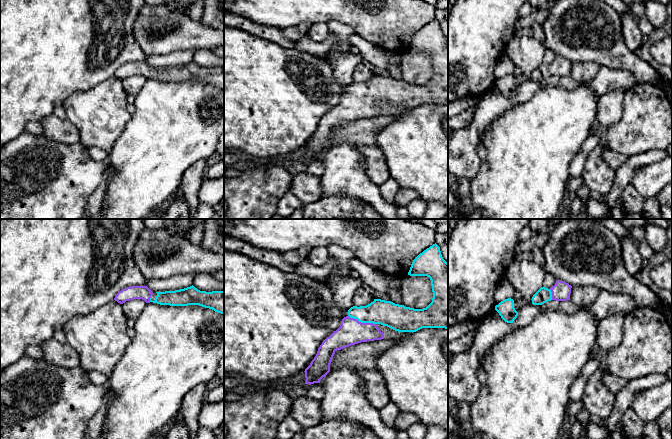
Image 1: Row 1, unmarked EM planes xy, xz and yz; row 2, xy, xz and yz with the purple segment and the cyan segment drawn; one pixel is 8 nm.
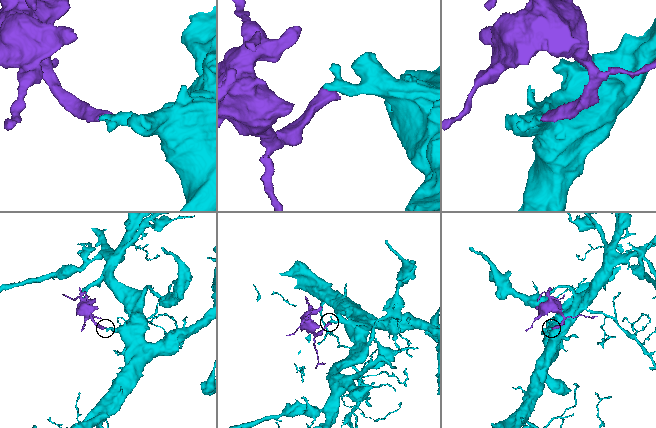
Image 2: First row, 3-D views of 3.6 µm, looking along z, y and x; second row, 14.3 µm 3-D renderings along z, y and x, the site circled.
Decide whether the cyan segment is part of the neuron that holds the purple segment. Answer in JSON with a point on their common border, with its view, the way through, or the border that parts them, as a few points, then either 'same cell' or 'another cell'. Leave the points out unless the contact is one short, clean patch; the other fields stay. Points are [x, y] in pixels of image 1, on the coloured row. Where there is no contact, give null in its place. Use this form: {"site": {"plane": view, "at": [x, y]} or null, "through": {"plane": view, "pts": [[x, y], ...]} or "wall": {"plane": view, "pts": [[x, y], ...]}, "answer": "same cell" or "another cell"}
{"site": {"plane": "xz", "at": [362, 323]}, "through": {"plane": "xz", "pts": [[351, 331], [362, 323], [373, 313], [386, 313]]}, "answer": "same cell"}

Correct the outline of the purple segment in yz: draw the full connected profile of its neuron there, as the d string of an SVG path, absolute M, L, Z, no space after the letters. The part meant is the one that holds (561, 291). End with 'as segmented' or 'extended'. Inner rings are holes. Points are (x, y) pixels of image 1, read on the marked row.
M557 280L550 289L541 287L532 297L533 305L542 305L548 301L570 300L572 286L564 281Z; extended

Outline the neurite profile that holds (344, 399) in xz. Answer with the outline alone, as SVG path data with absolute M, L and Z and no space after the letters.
M346 366L331 370L321 384L324 388L324 397L321 400L323 422L359 422L369 427L380 439L397 439L397 431L383 423L379 410L367 400L364 381L360 377L360 370Z

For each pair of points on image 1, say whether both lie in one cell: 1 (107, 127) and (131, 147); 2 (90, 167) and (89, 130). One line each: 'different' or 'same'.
1: different
2: different

